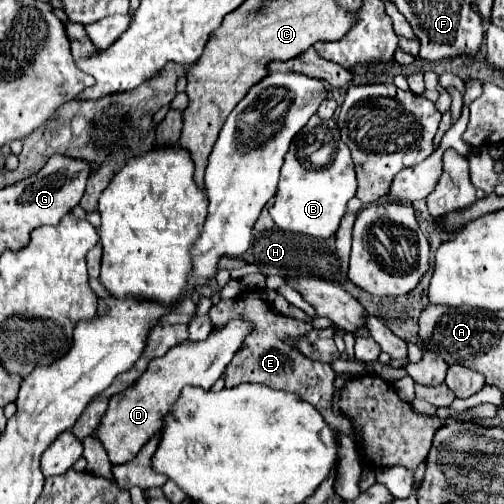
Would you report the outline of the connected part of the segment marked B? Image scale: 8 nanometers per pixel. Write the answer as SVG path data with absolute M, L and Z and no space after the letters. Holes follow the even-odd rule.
M314 115L308 125L292 139L290 151L284 157L276 203L270 209L274 223L290 233L304 233L316 239L328 239L338 231L340 219L346 213L346 205L355 193L356 173L350 149L338 139L338 129L332 121L322 121L318 115ZM326 139L332 145L330 165L312 167L310 155Z

